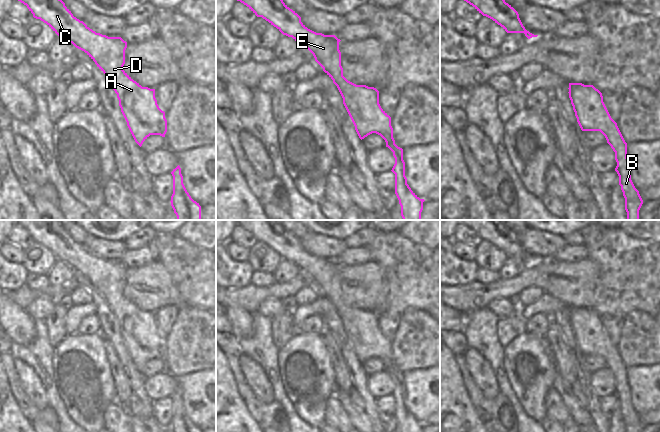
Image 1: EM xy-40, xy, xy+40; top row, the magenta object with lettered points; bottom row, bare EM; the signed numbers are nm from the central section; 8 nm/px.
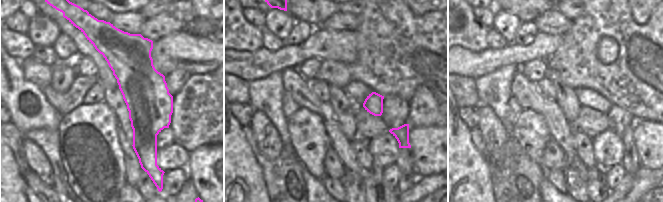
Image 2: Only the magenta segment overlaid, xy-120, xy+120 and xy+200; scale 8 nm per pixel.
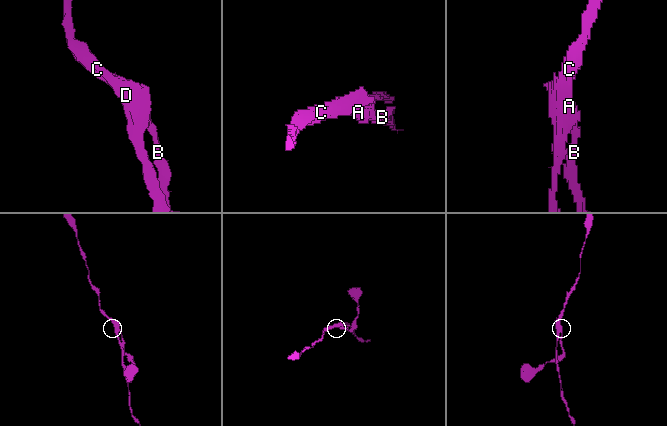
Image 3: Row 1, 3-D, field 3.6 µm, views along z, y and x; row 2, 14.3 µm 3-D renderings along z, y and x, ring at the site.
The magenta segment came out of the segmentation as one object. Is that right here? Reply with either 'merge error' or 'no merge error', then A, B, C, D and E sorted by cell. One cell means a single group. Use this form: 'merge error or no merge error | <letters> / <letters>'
no merge error | A B C D E

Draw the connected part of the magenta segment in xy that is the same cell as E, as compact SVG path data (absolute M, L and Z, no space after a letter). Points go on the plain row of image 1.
M237 220L237 225L313 278L315 285L337 310L359 362L362 364L376 357L393 376L395 388L391 395L395 398L395 418L401 432L423 432L425 424L420 423L407 408L403 373L395 368L391 341L379 328L379 315L374 311L356 309L343 300L339 274L341 264L335 259L324 259L308 253L281 220Z

